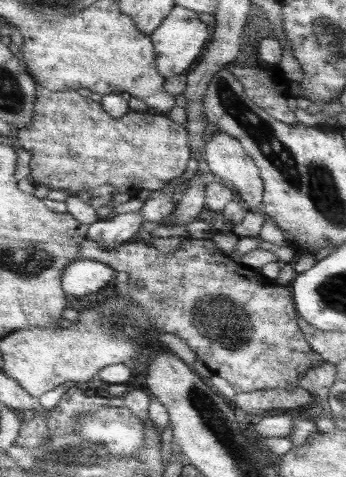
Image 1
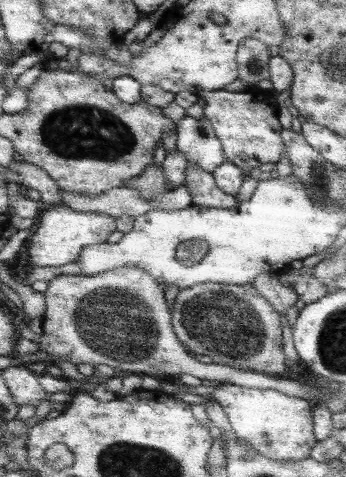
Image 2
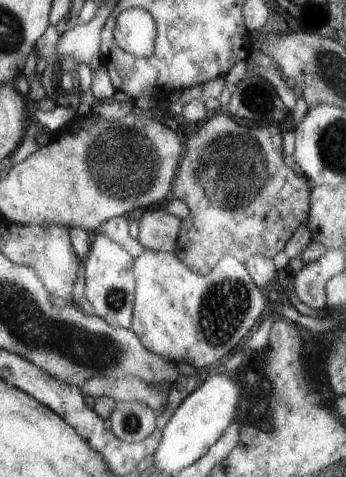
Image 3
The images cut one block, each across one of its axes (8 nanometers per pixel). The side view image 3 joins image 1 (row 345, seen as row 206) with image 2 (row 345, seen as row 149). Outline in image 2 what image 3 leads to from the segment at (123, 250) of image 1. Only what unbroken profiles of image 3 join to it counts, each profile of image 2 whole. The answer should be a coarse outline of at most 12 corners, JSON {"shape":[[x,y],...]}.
{"shape":[[199,284],[173,306],[179,340],[215,364],[285,370],[281,322],[251,284]]}

